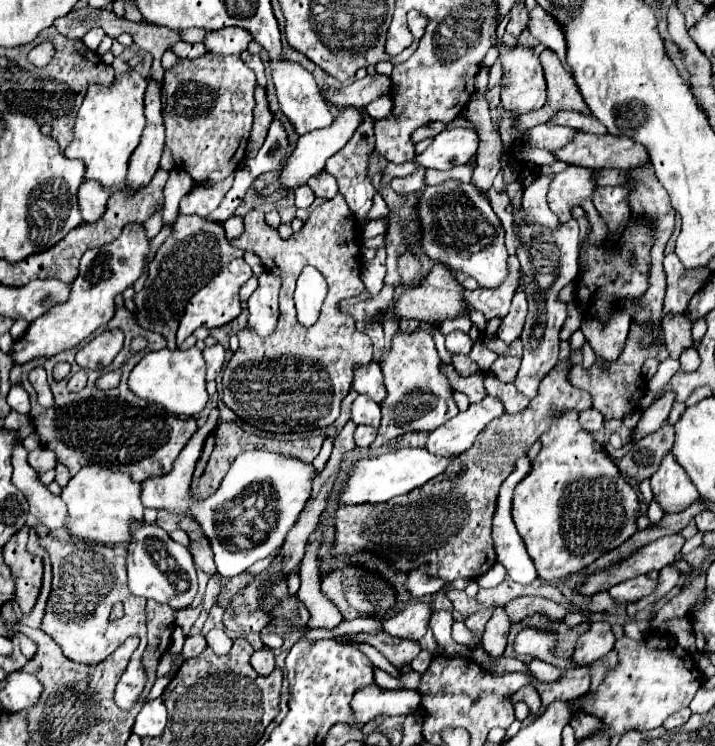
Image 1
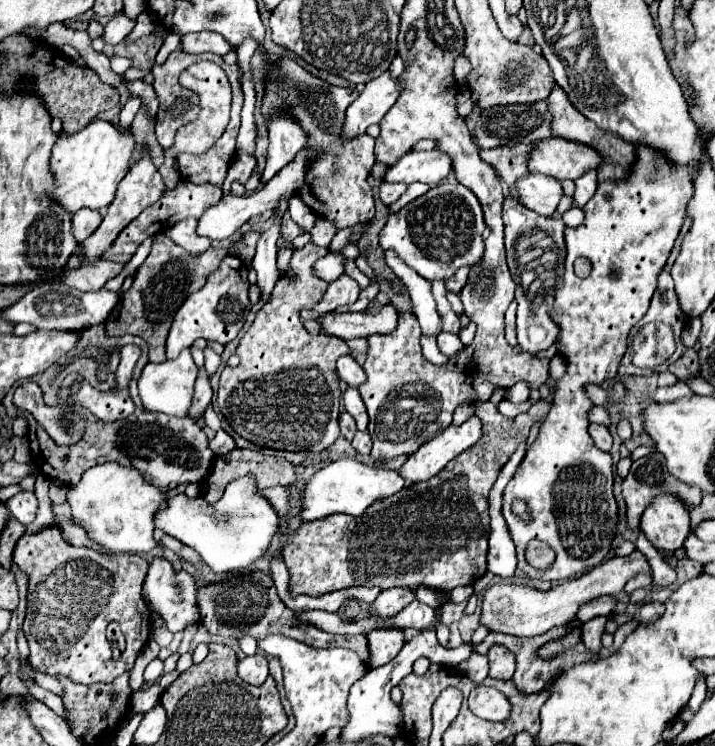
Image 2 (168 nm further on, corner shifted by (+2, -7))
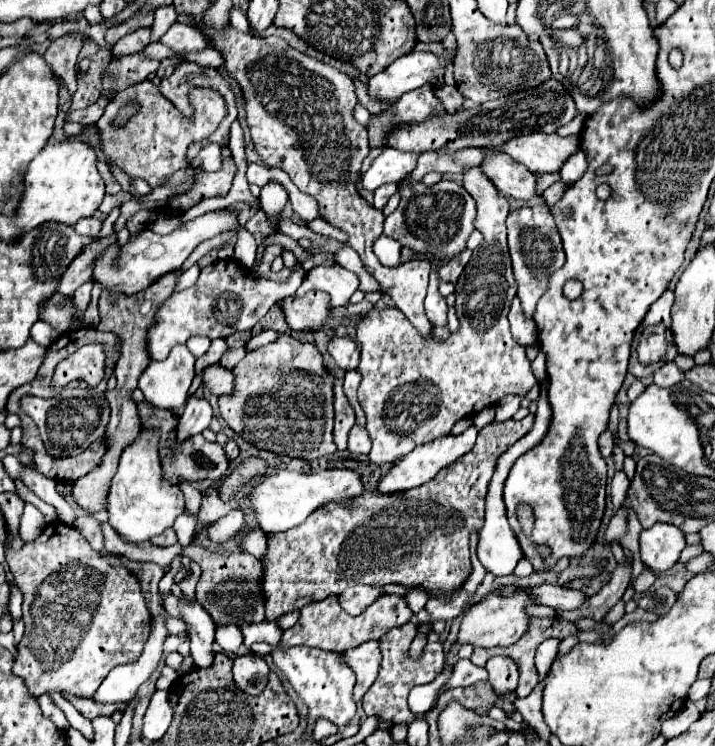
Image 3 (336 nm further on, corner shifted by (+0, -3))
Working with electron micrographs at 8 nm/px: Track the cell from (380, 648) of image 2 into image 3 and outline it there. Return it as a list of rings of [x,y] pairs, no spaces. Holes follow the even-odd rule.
[[[368,641],[368,643],[362,643],[360,647],[356,649],[350,649],[344,653],[342,661],[350,663],[352,671],[356,673],[356,685],[354,685],[354,691],[352,691],[352,699],[358,703],[364,693],[368,691],[368,687],[374,683],[376,675],[378,675],[378,667],[380,667],[380,647],[378,647],[378,641]]]

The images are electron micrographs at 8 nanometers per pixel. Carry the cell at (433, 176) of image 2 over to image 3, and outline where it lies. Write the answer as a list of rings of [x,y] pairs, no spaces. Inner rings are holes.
[[[382,149],[382,153],[374,159],[370,169],[362,173],[360,183],[368,191],[376,191],[384,183],[398,183],[404,175],[408,175],[416,165],[418,155],[410,155],[396,149]]]

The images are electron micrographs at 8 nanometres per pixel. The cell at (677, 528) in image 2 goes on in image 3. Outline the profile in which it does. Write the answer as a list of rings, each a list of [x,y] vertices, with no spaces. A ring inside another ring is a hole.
[[[656,523],[652,529],[644,529],[640,533],[640,559],[644,567],[654,573],[672,569],[684,547],[684,533],[668,523]]]

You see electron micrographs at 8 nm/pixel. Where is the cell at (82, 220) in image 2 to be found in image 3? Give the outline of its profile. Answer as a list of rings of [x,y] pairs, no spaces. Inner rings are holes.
[[[86,217],[86,219],[80,219],[76,225],[74,225],[76,233],[80,235],[90,235],[90,237],[96,237],[102,229],[102,221],[96,219],[96,217]]]

